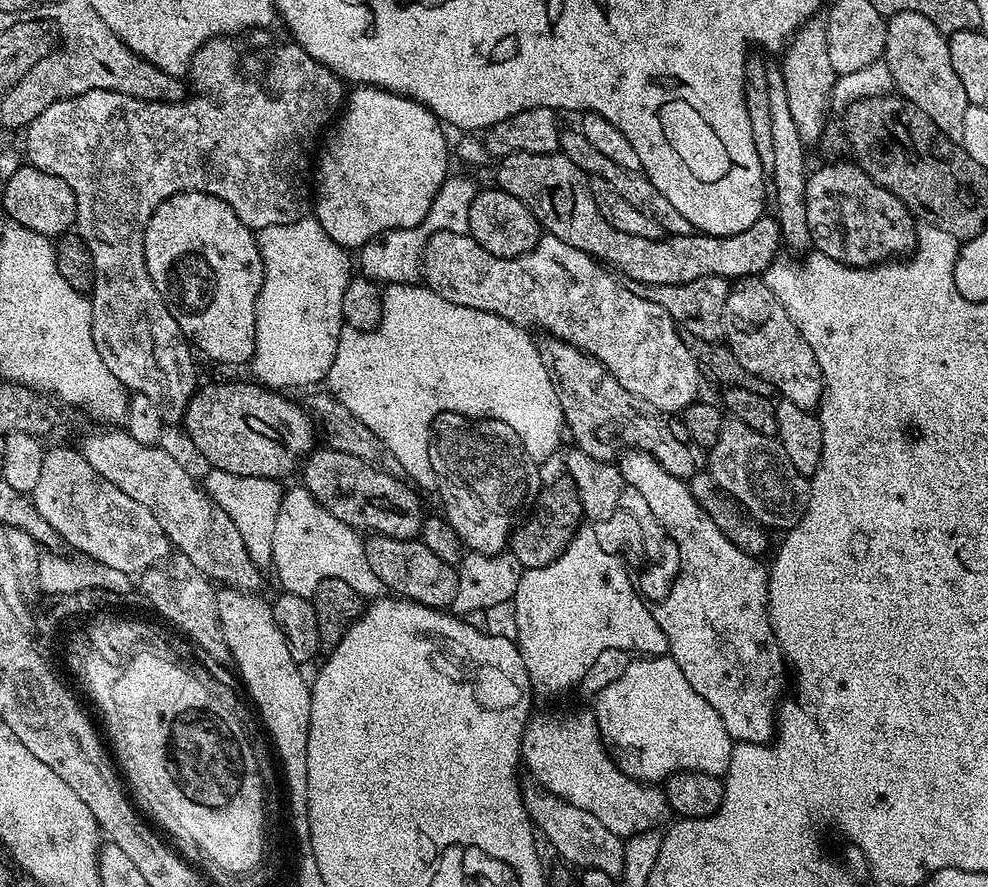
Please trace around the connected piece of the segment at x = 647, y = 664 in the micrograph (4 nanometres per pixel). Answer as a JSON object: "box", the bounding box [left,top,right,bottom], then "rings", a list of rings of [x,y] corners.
{"box":[594,655,734,782],"rings":[[[667,655],[636,658],[626,666],[622,678],[614,678],[610,686],[596,693],[594,715],[600,739],[607,745],[608,754],[625,776],[631,780],[663,782],[676,772],[701,772],[723,777],[732,757],[734,741],[726,730],[718,710],[686,682],[686,674]]]}

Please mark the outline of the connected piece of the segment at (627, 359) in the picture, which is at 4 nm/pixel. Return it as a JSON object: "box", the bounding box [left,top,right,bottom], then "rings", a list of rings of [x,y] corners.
{"box":[422,232,702,414],"rings":[[[433,232],[422,248],[422,280],[427,287],[446,298],[446,302],[486,310],[511,320],[513,324],[537,324],[540,328],[549,328],[555,339],[573,344],[593,356],[618,383],[630,390],[630,394],[642,398],[661,414],[683,413],[699,397],[696,395],[702,385],[700,367],[696,365],[681,329],[672,321],[670,314],[666,314],[662,306],[646,302],[646,298],[638,298],[638,294],[629,290],[627,283],[617,279],[599,260],[574,246],[566,246],[562,238],[541,235],[540,241],[525,256],[503,260],[482,250],[472,236],[463,232]]]}

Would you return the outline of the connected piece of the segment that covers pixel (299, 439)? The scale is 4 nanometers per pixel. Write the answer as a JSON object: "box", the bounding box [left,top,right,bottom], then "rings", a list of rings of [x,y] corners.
{"box":[182,383,318,482],"rings":[[[251,383],[197,387],[184,411],[182,428],[188,431],[193,446],[209,460],[212,468],[280,482],[295,468],[297,471],[305,457],[317,447],[318,428],[313,417],[294,401],[287,400],[284,397],[287,395]]]}

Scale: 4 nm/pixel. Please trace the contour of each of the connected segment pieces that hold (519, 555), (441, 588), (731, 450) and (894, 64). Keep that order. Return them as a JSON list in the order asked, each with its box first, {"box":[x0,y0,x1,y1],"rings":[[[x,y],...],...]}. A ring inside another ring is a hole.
[{"box":[510,478,584,570],"rings":[[[571,478],[545,483],[527,513],[526,519],[513,532],[510,541],[510,554],[521,563],[524,570],[550,566],[568,548],[582,527],[584,508],[580,504],[580,495]]]},{"box":[364,536,458,609],"rings":[[[376,536],[364,540],[366,557],[370,560],[383,587],[389,593],[405,600],[413,600],[427,608],[451,609],[458,592],[458,571],[453,565],[442,562],[438,554],[421,544],[419,539],[399,540],[389,536]]]},{"box":[706,418,809,530],"rings":[[[735,418],[725,419],[718,442],[707,449],[706,456],[706,471],[714,478],[714,482],[727,496],[736,499],[748,515],[753,516],[765,529],[787,530],[800,523],[806,515],[809,477],[798,474],[798,470],[794,470],[792,463],[784,459],[772,440],[758,434],[758,430],[750,430],[746,422]]]},{"box":[882,12,969,142],"rings":[[[899,12],[887,17],[886,46],[882,57],[887,64],[895,91],[908,103],[918,106],[926,118],[935,126],[937,133],[949,140],[959,142],[962,138],[962,122],[969,102],[962,78],[954,72],[950,62],[948,36],[922,14]]]}]

